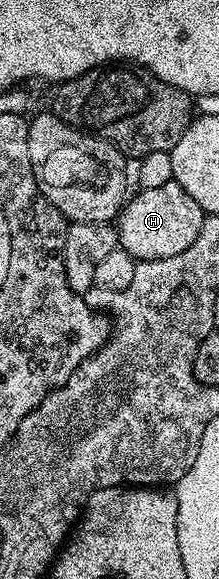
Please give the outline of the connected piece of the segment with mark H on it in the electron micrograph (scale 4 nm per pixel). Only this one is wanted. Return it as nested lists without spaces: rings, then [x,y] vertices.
[[[166,180],[159,186],[150,186],[133,198],[134,195],[123,205],[116,219],[116,229],[120,249],[131,254],[138,262],[180,256],[180,252],[184,252],[184,248],[188,248],[188,244],[200,236],[203,210],[176,181]]]

